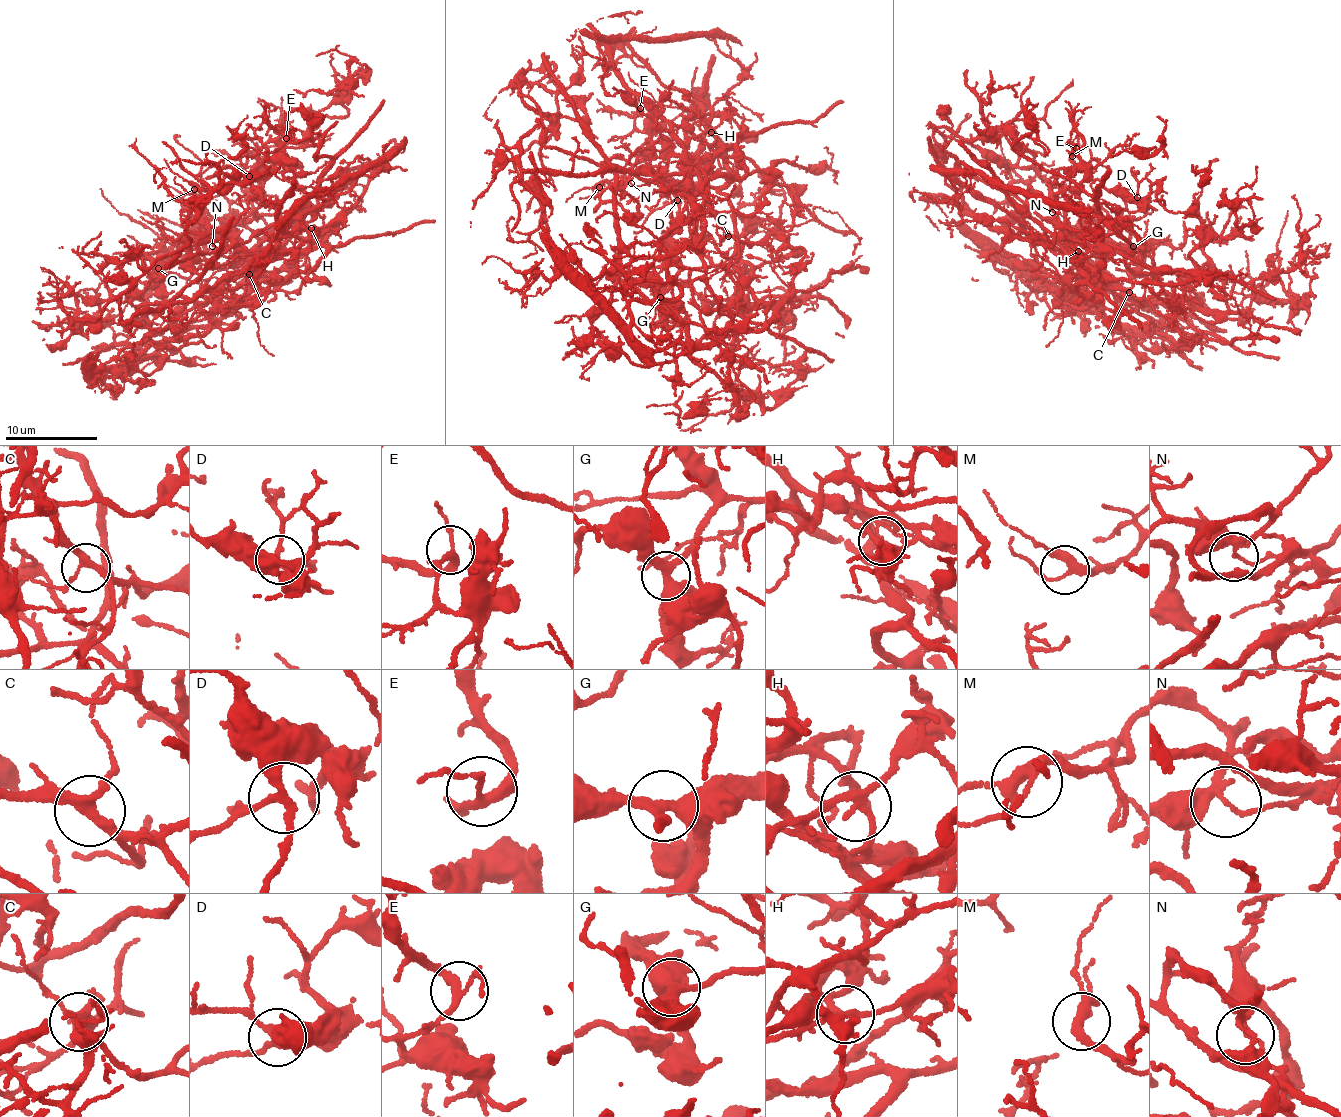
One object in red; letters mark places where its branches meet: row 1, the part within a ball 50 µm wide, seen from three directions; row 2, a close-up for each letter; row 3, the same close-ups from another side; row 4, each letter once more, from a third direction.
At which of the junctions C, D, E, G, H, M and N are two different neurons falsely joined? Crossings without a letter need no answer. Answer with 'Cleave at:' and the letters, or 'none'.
Cleave at: H, N

